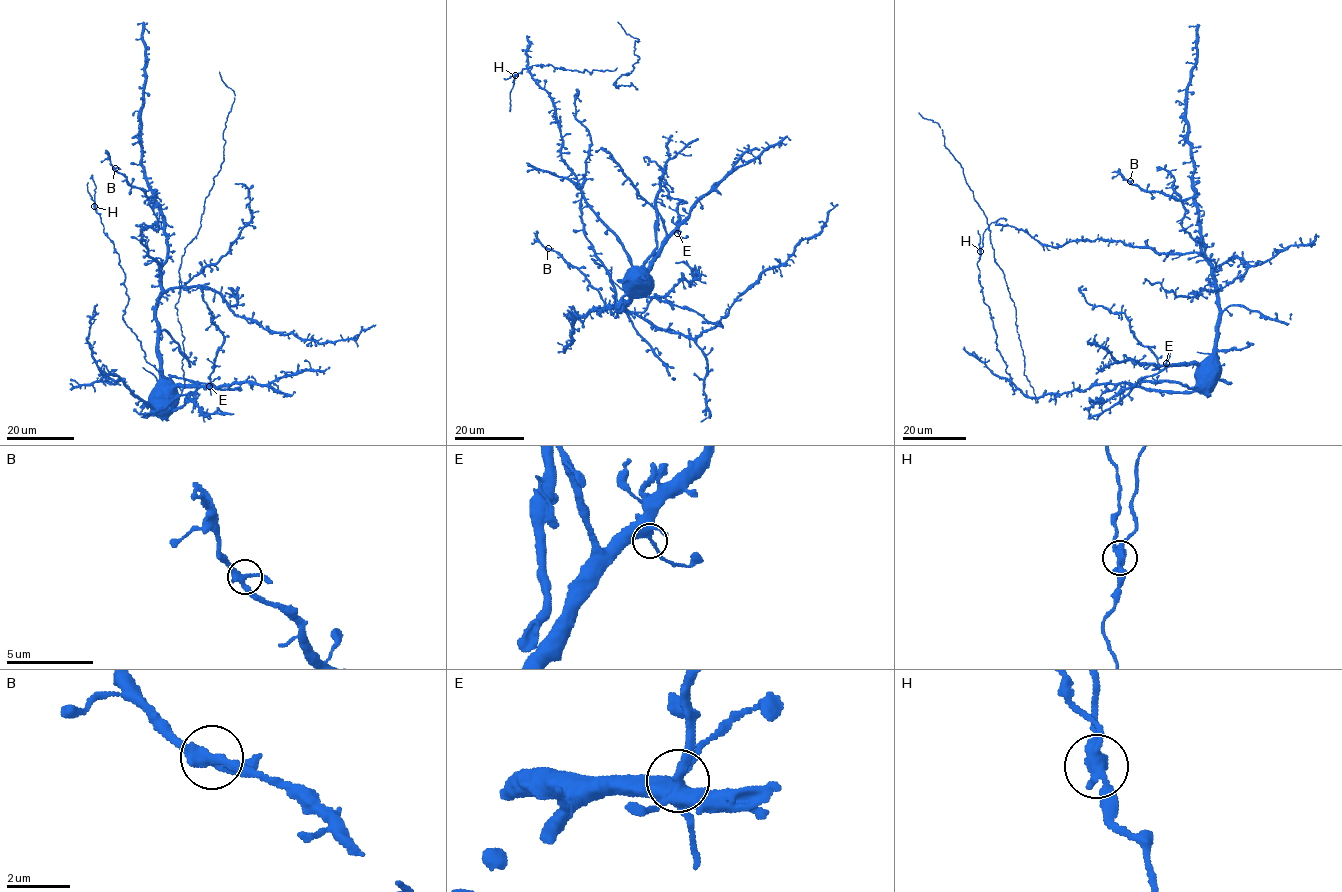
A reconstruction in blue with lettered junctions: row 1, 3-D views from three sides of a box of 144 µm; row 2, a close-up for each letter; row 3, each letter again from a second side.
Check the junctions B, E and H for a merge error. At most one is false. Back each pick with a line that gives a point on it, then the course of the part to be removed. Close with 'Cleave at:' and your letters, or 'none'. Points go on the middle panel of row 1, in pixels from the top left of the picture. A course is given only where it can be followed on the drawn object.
H: Place: (515, 75). Course of the part to remove: (515, 75), (509, 111)
Cleave at: H

